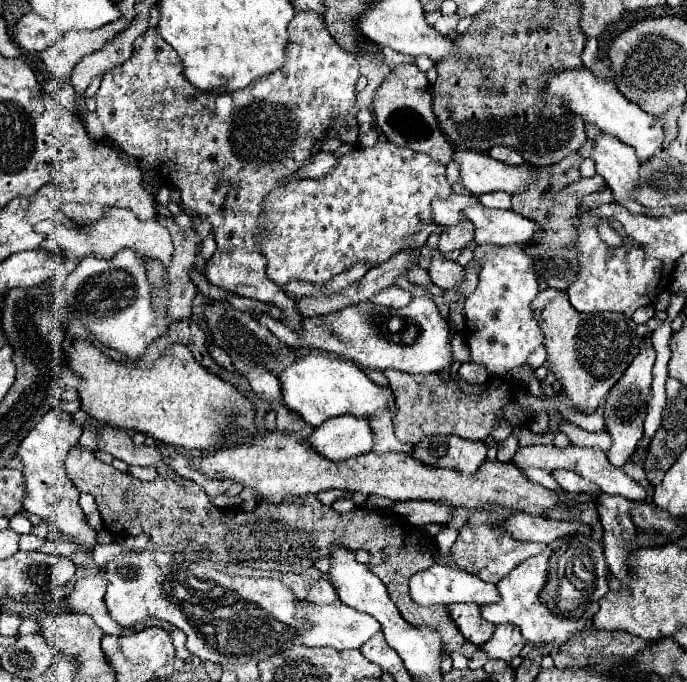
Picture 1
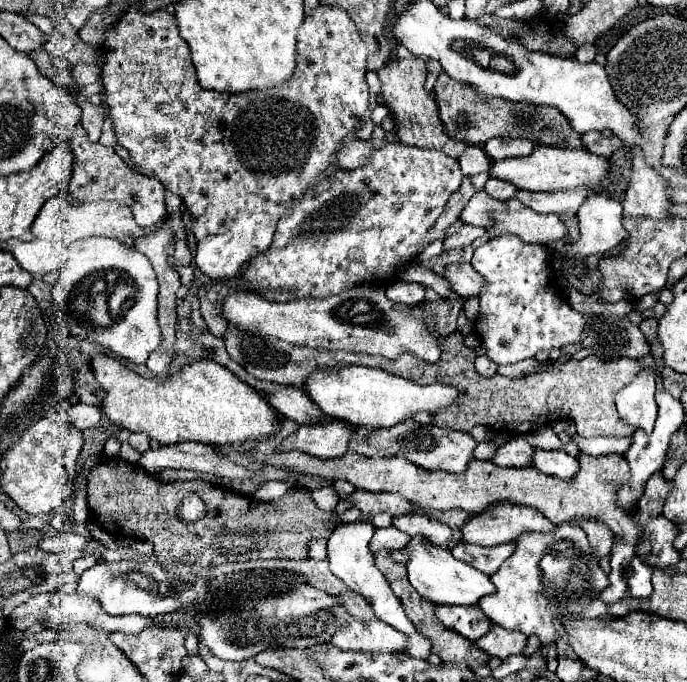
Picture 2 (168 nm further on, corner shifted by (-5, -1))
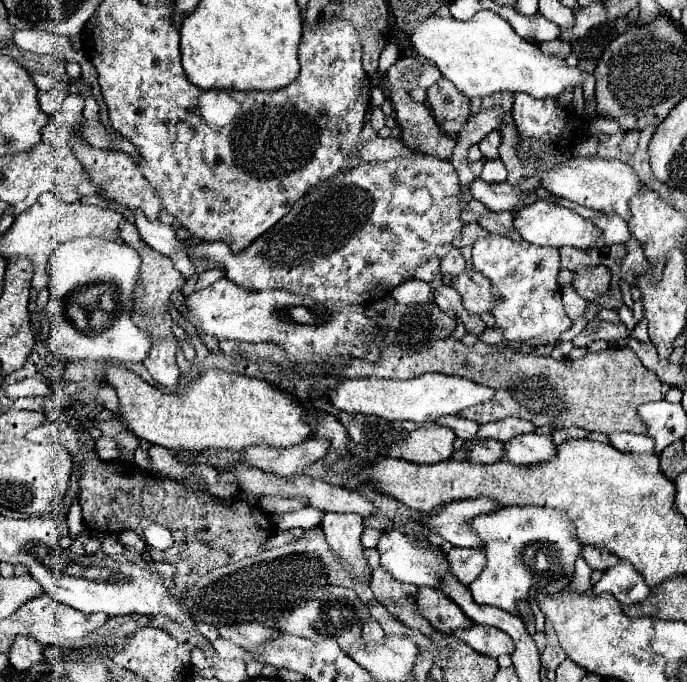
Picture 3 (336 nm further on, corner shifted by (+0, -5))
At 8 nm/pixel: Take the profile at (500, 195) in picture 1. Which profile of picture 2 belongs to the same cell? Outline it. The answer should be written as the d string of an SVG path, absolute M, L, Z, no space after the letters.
M491 176L487 180L487 184L485 184L485 192L489 192L489 196L491 198L497 198L497 200L509 200L515 190L517 188L511 182L501 180L501 178L495 178L495 176Z

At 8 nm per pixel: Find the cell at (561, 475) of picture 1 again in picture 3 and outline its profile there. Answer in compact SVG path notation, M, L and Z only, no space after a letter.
M522 434L504 444L506 460L518 466L536 466L540 462L550 462L556 456L556 444L552 436L542 434Z

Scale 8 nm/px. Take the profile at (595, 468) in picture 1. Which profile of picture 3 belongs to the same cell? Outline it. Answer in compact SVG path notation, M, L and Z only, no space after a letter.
M482 440L472 446L470 460L478 464L492 464L498 460L504 460L504 444L496 440Z

